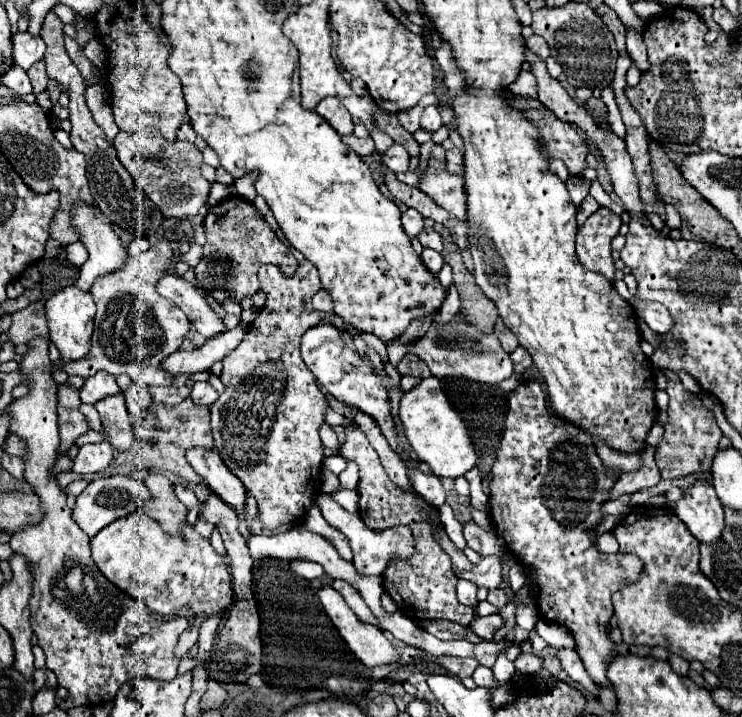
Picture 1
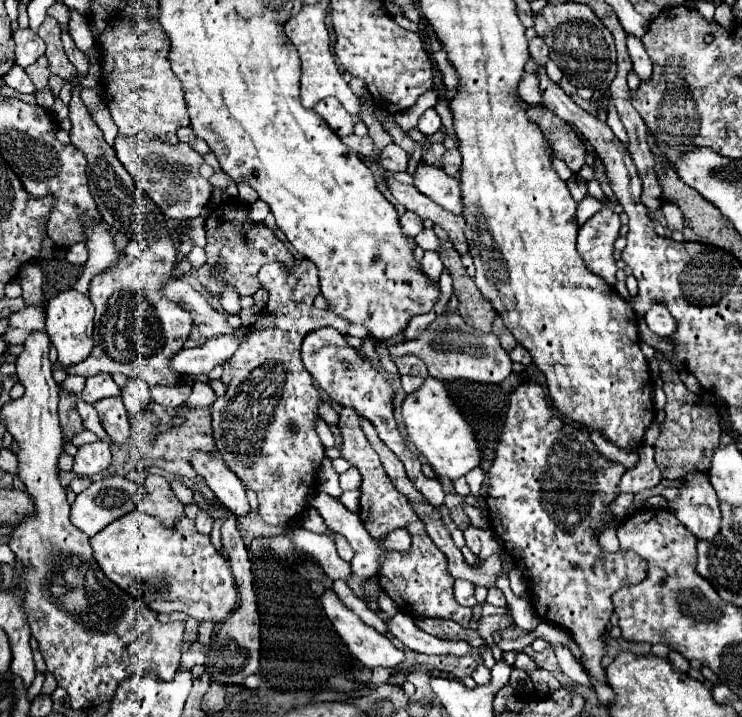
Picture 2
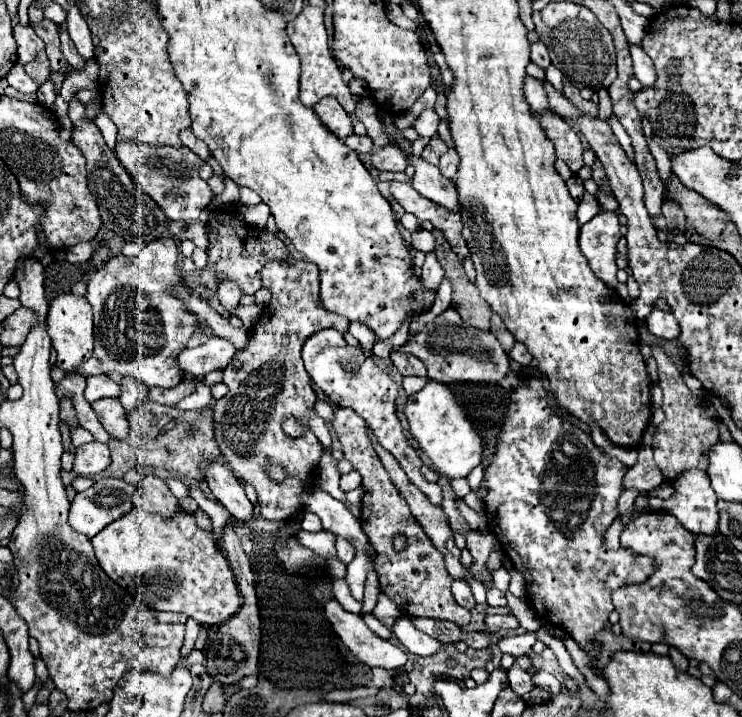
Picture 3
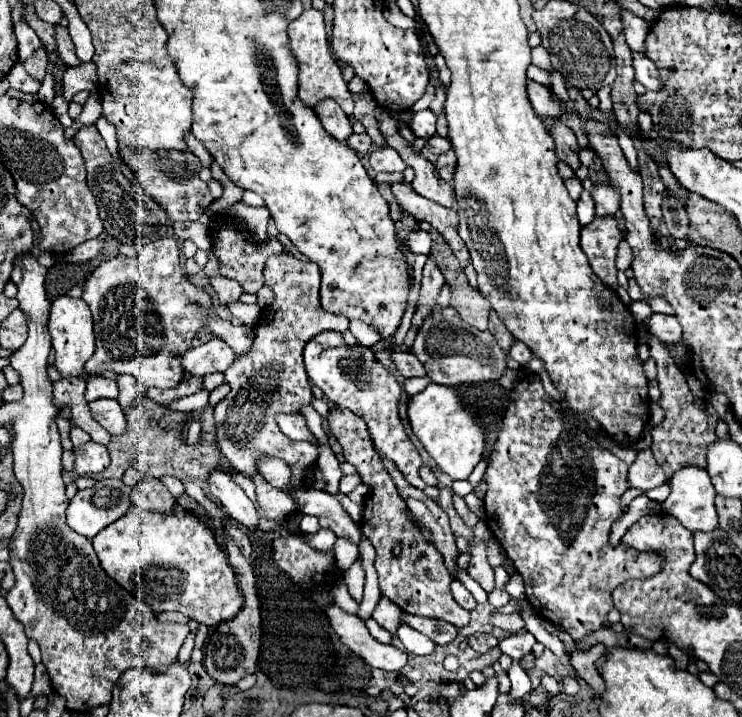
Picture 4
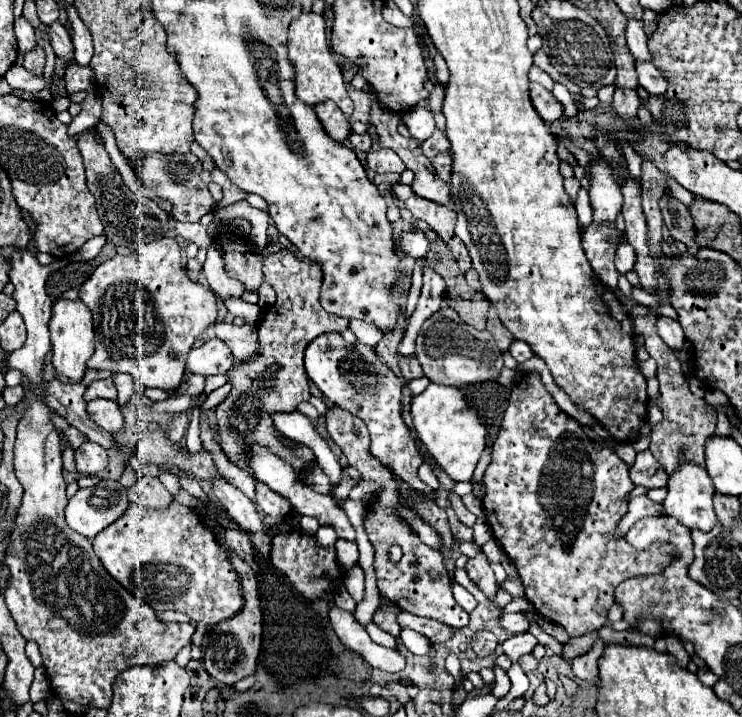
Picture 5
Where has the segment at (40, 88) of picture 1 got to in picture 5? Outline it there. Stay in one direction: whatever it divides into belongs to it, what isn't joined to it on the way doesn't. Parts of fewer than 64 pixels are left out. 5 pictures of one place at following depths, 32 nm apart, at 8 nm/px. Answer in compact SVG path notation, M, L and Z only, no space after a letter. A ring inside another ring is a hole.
M38 46L38 48L34 48L32 52L28 52L28 56L24 58L24 68L28 70L28 72L32 72L34 76L42 76L44 74L44 64L46 64L46 54L44 54L44 50Z

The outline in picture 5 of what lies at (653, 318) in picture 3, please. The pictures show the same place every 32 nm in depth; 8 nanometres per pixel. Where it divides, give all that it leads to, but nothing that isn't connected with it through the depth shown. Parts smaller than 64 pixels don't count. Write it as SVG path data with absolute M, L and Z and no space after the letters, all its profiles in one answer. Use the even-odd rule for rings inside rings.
M656 316L654 320L654 328L656 334L672 348L672 350L680 350L684 344L684 334L682 334L682 326L678 320L672 320L668 316Z

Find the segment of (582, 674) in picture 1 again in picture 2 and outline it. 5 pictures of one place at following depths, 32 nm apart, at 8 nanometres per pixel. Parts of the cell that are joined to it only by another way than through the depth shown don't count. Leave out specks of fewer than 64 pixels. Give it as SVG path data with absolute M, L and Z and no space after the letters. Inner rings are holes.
M554 646L556 650L556 658L558 658L558 664L562 668L562 672L572 680L572 682L578 682L586 688L592 688L592 682L590 682L590 676L586 674L584 666L580 664L580 660L576 660L576 656L564 648L564 646Z

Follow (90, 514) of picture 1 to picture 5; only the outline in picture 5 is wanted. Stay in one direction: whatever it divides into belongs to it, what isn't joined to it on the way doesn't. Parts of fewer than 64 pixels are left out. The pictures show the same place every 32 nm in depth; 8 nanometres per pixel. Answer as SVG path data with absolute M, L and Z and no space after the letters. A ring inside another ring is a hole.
M100 480L96 486L82 488L70 498L66 522L72 530L92 540L100 530L118 520L128 506L128 488L118 480Z

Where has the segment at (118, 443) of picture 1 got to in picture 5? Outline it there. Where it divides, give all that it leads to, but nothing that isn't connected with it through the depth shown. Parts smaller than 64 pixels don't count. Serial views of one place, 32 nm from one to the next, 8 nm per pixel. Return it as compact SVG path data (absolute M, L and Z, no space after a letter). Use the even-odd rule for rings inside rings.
M92 400L88 402L90 418L110 434L118 434L124 430L124 416L120 412L118 402L114 400Z

